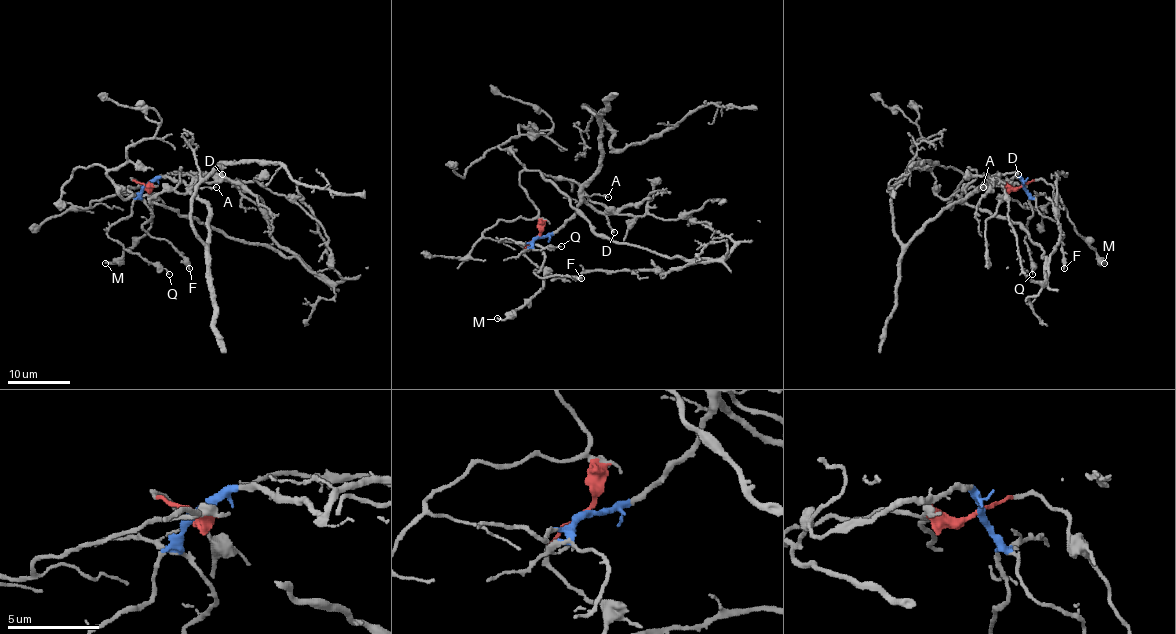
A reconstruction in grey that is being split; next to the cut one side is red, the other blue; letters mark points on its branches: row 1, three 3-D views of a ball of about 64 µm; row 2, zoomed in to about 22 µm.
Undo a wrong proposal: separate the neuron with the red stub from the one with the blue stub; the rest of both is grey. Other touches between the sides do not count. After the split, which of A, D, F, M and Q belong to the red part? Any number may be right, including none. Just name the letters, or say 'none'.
M

